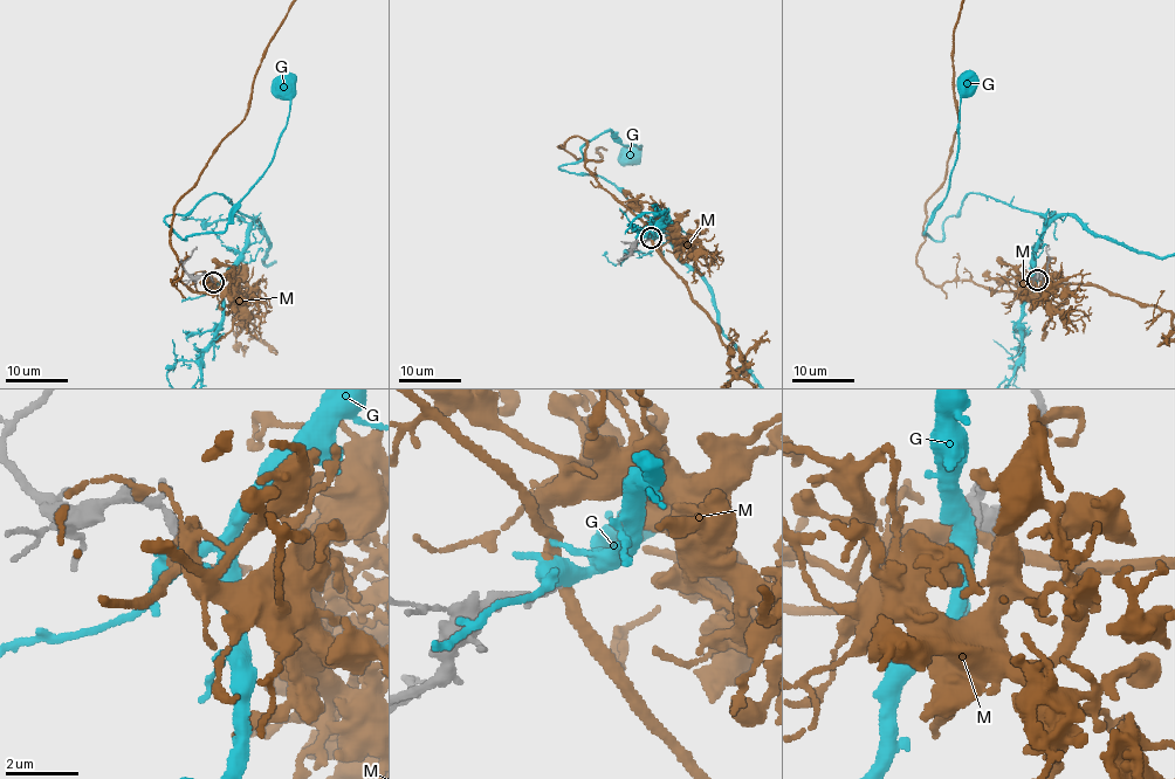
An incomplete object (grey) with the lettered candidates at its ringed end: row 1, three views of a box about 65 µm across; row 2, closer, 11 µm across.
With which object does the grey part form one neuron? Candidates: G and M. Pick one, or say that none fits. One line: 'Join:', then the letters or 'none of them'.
Join: G

